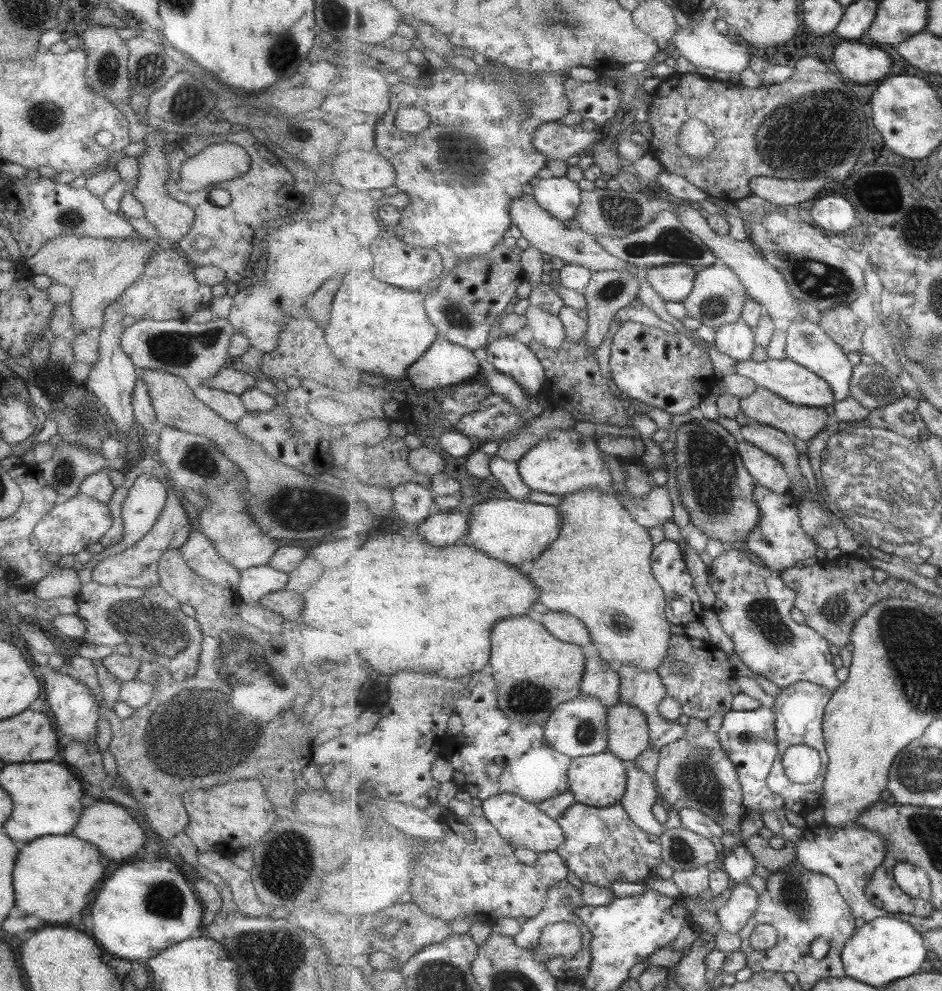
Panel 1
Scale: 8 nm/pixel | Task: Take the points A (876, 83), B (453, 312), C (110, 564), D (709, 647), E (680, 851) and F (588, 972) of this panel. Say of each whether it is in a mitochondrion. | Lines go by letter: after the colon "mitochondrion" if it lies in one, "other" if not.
A: other
B: mitochondrion
C: other
D: other
E: mitochondrion
F: other

